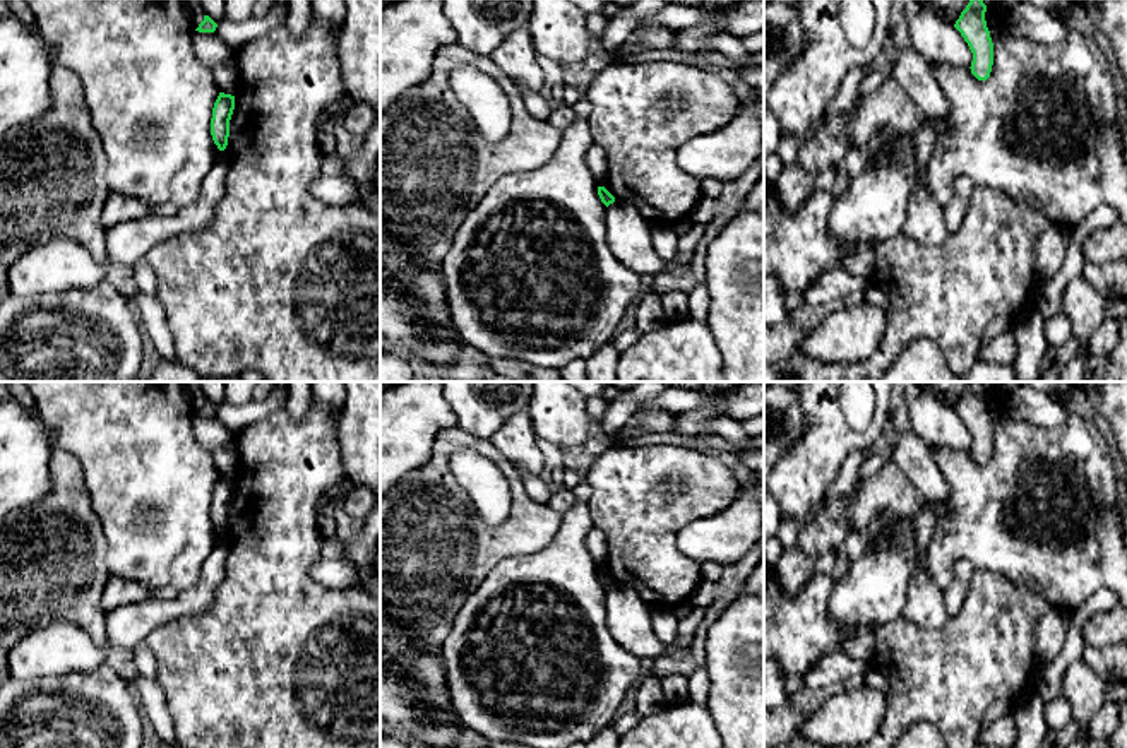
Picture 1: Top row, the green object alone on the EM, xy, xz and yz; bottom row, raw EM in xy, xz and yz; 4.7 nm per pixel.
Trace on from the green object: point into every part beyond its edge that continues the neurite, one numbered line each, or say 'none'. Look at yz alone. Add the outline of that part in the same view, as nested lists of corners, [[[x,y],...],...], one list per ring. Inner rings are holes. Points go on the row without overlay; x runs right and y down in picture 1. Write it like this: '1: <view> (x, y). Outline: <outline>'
none

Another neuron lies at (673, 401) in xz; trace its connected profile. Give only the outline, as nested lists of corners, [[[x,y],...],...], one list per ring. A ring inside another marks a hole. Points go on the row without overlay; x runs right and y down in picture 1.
[[[666,387],[653,401],[644,402],[641,411],[663,411],[671,416],[699,409],[709,404],[711,397],[692,389]]]

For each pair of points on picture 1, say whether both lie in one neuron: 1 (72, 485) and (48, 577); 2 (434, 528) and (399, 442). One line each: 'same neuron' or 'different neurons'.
1: same neuron
2: different neurons

